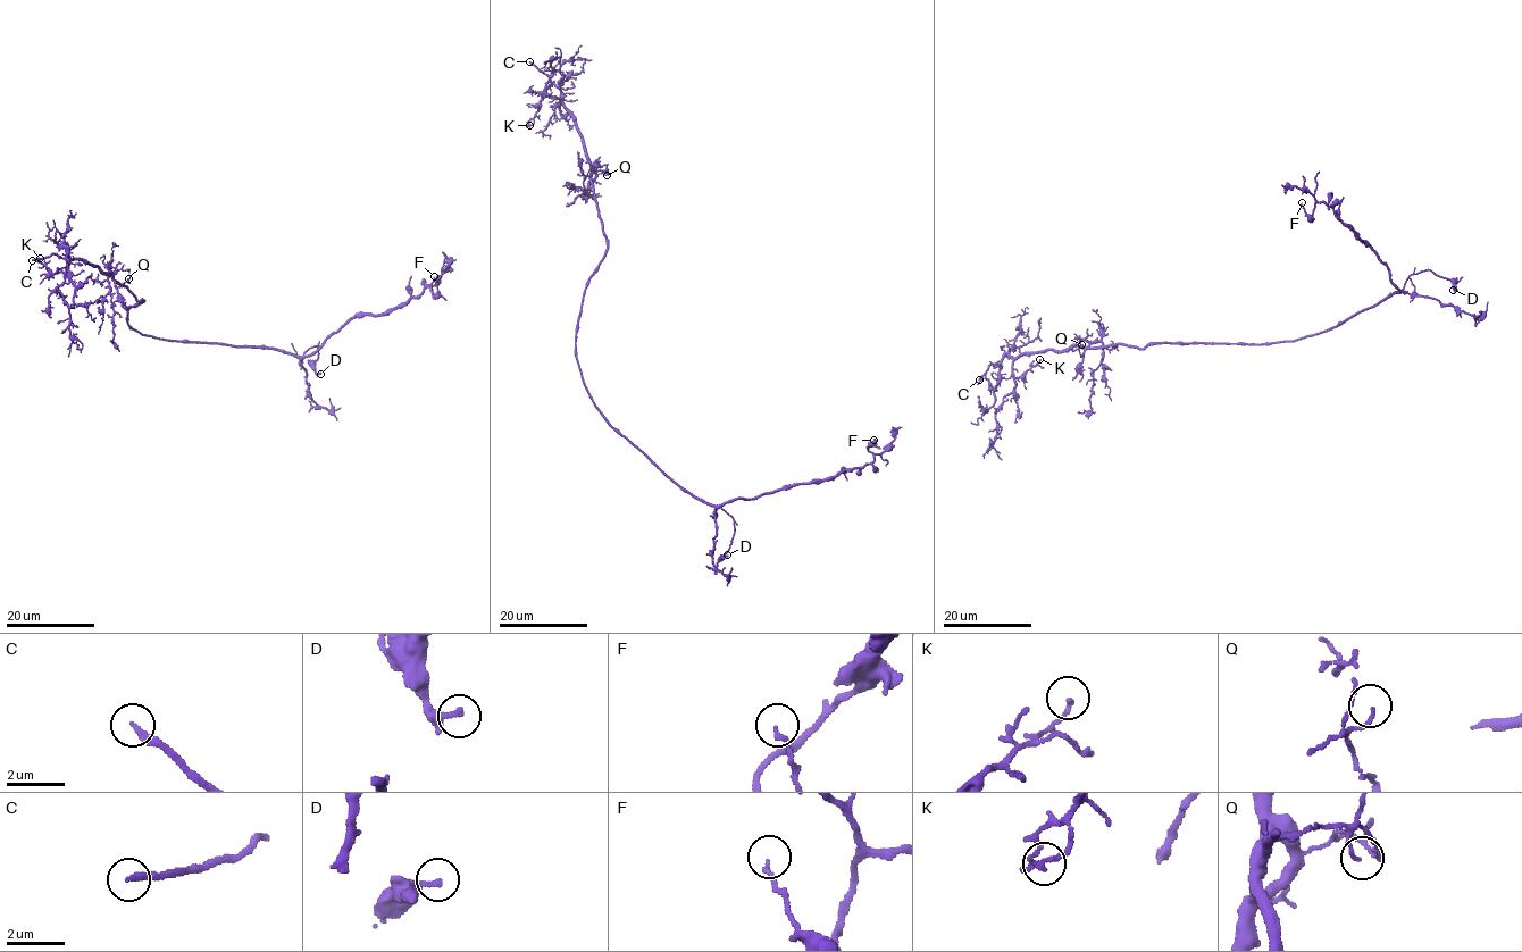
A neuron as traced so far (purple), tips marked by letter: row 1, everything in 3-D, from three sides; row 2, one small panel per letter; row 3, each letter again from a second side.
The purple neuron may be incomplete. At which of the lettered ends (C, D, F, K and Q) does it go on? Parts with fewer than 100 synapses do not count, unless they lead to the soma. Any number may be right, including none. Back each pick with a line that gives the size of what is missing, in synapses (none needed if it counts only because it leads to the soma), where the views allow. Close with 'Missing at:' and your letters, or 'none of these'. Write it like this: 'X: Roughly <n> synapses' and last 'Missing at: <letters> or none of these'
Missing at: C

